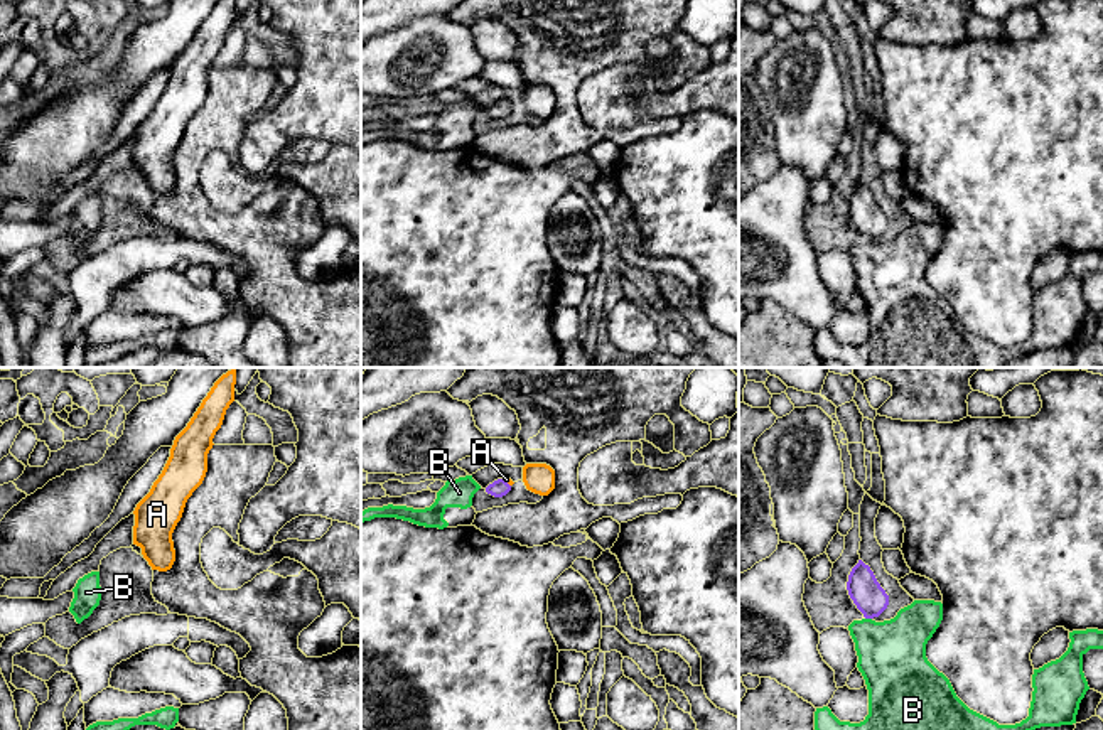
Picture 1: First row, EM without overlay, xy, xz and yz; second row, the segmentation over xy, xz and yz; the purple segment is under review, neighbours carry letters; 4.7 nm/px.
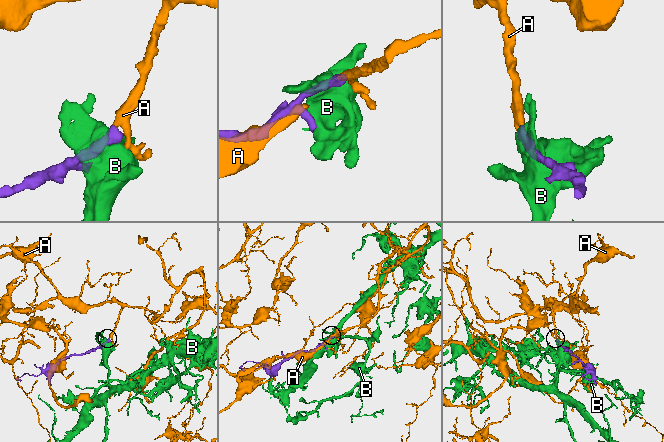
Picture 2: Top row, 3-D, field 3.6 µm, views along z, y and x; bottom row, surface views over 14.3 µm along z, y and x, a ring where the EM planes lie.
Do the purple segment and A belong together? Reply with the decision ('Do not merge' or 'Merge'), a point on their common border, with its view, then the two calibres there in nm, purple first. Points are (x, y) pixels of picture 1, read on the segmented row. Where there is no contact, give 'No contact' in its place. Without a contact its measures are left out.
Merge. Touches purple at xz (506, 483). Thickness 90 nm (purple) against 20 nm

